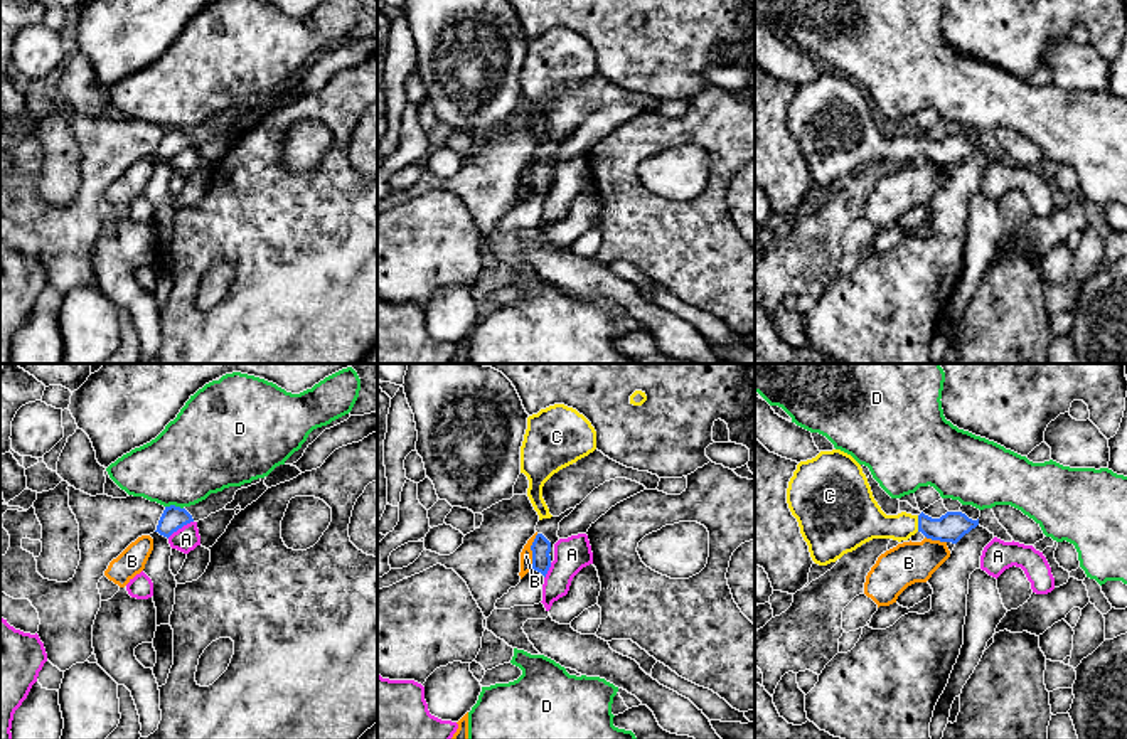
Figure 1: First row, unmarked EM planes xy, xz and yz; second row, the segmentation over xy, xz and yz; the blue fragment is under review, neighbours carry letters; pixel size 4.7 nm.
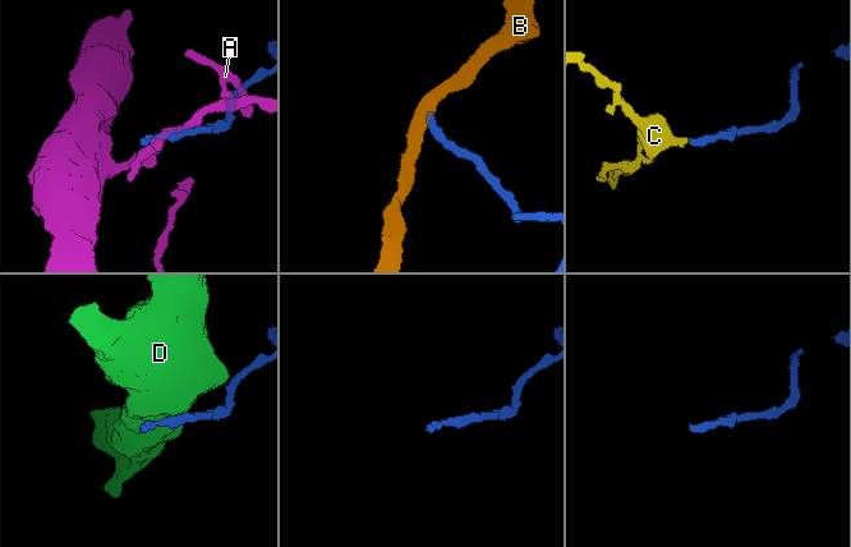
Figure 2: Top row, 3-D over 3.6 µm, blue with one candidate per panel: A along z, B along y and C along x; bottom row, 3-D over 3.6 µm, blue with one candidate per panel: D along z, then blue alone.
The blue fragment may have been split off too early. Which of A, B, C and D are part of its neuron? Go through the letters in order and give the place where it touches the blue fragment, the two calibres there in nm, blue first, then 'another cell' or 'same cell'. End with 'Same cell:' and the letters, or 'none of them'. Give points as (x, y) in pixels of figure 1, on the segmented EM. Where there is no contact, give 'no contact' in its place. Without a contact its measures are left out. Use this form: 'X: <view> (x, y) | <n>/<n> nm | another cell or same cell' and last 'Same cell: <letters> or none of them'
A: xy (179, 527) | 120/120 nm | another cell
B: xz (531, 549) | 100/60 nm | another cell
C: yz (918, 524) | 140/180 nm | same cell
D: xy (174, 505) | 120/380 nm | another cell
Same cell: C

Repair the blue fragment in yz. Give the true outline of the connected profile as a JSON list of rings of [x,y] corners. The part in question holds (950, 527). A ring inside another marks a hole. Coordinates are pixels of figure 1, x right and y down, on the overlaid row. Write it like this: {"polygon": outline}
{"polygon": [[[841,449],[800,461],[788,481],[787,503],[819,566],[836,562],[873,539],[901,542],[921,532],[927,539],[957,544],[979,525],[979,518],[962,512],[947,512],[940,518],[923,512],[886,515],[861,465]]]}

